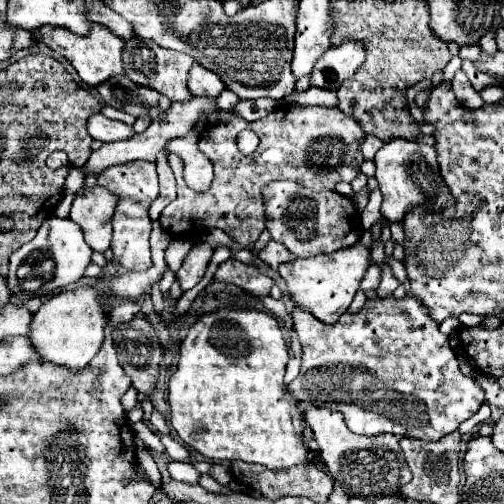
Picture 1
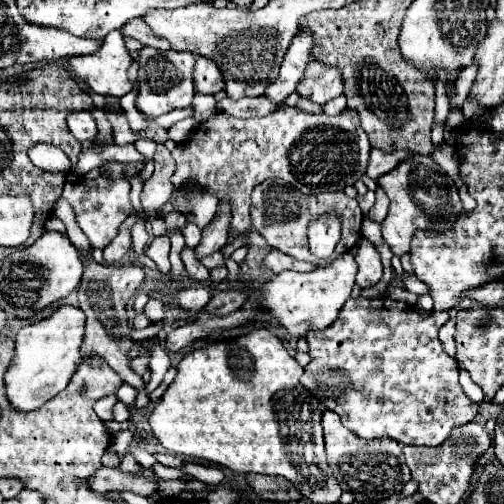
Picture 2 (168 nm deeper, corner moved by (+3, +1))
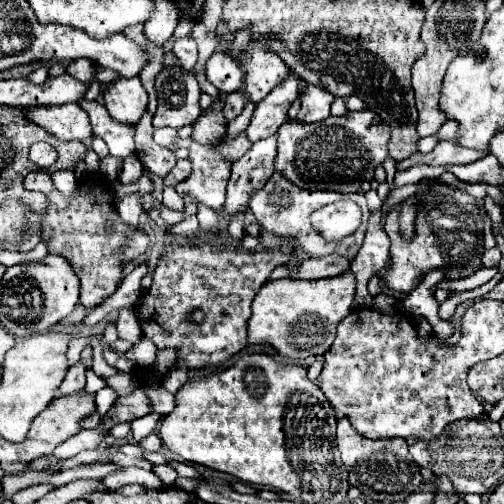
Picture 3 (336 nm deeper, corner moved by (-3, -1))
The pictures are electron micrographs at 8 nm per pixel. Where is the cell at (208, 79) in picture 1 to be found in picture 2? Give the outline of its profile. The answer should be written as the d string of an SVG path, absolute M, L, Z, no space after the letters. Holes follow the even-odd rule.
M204 56L196 58L194 86L202 94L216 94L216 92L224 90L222 72L218 70L218 66L210 58L204 58Z

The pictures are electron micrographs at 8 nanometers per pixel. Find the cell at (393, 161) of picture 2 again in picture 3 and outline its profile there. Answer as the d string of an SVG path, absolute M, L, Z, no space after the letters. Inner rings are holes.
M442 140L430 154L422 154L422 152L414 152L408 160L396 162L396 170L408 170L416 164L428 164L428 166L450 166L450 164L470 164L482 156L486 156L488 152L478 152L478 150L470 150L470 148L462 148L462 146L452 146L450 142Z

